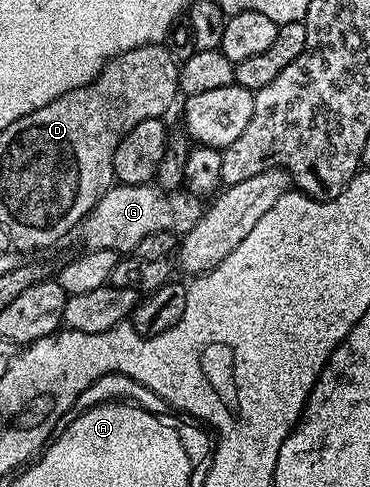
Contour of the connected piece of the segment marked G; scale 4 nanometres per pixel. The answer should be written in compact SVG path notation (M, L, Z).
M117 183L101 196L99 203L95 203L95 207L81 221L79 234L81 233L81 241L85 244L82 246L86 250L106 249L107 251L115 251L118 255L129 255L136 250L137 244L141 240L147 239L147 235L155 235L155 231L184 235L187 230L195 227L202 212L202 198L195 197L192 193L158 189L156 184L153 183L148 185L122 185Z

